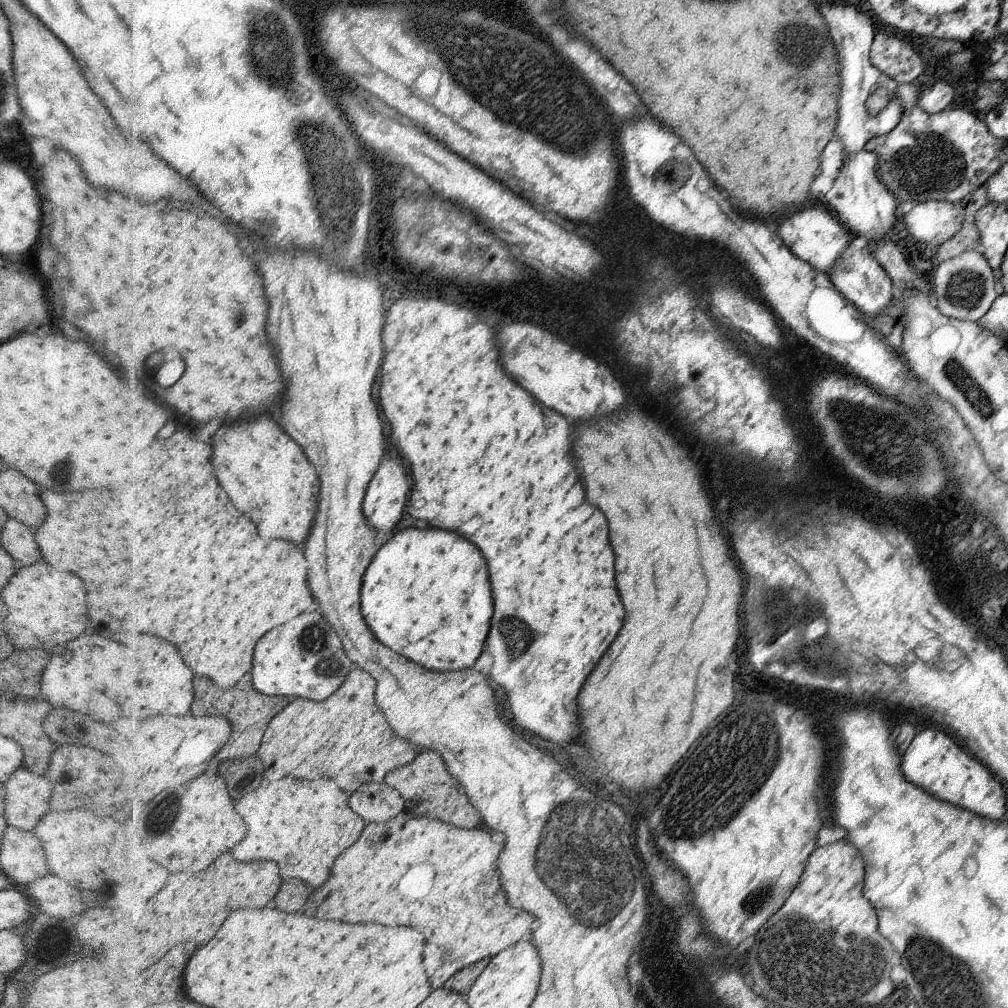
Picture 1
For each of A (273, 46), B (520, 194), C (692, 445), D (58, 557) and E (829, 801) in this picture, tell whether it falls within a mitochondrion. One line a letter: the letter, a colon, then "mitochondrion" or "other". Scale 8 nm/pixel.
A: mitochondrion
B: other
C: other
D: other
E: other

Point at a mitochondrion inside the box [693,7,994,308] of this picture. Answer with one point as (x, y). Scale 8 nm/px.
(927, 164)

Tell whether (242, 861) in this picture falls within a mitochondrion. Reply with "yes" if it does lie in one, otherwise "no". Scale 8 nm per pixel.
no

